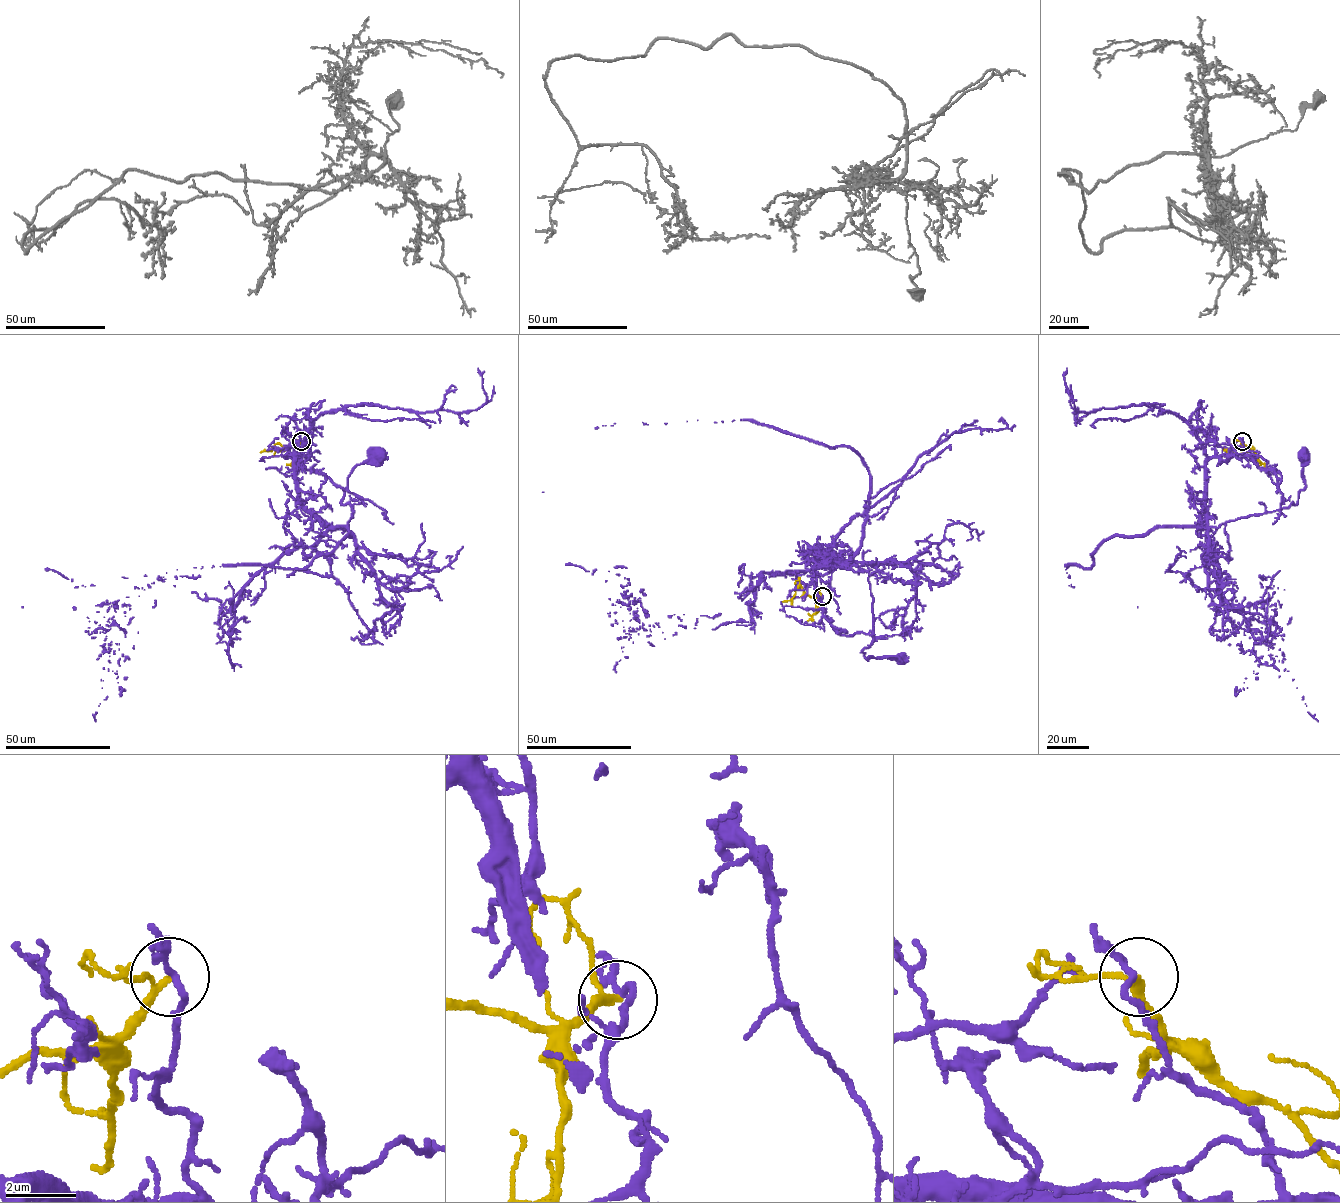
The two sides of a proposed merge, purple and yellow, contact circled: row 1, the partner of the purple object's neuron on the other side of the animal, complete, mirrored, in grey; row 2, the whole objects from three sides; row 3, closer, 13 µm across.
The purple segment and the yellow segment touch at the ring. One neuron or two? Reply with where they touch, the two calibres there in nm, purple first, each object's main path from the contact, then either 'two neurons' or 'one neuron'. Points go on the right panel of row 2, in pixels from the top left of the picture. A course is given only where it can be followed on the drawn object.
(1242, 441) | 170/180 nm | purple via (1241, 441), (1249, 456), (1218, 455), (1207, 461), (1208, 528), (1295, 504), (1305, 486), (1304, 455) | yellow via (1242, 441), (1240, 448), (1232, 445), (1234, 443), (1247, 452) | two neurons

